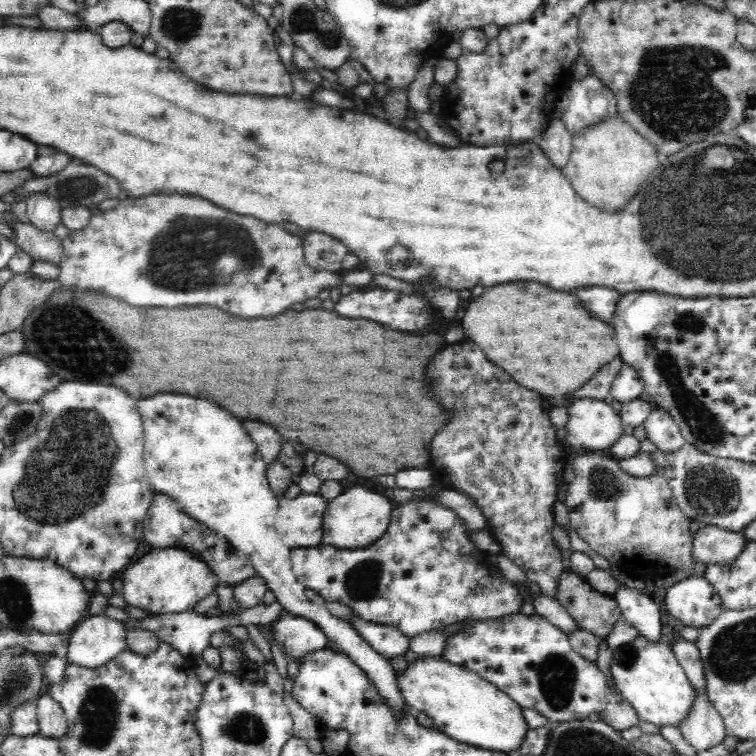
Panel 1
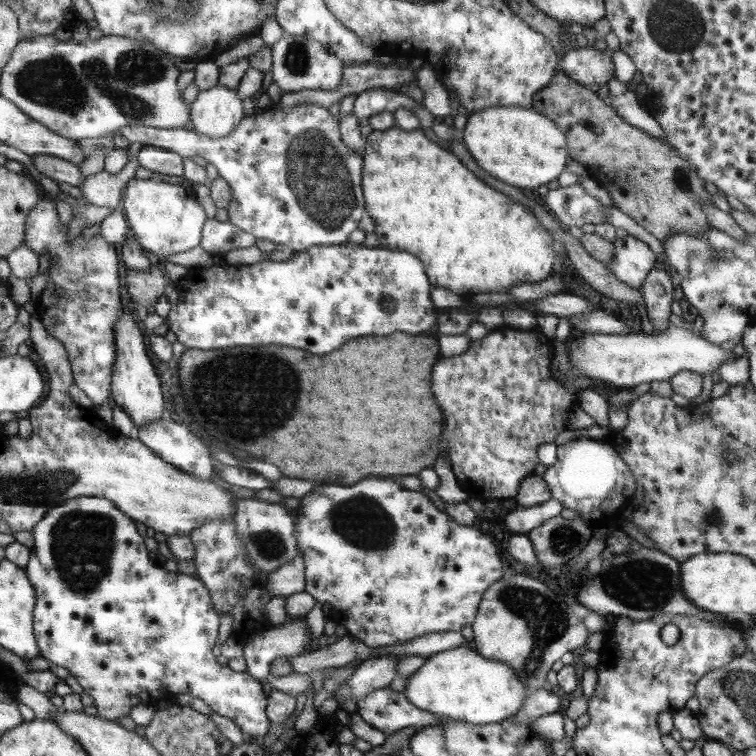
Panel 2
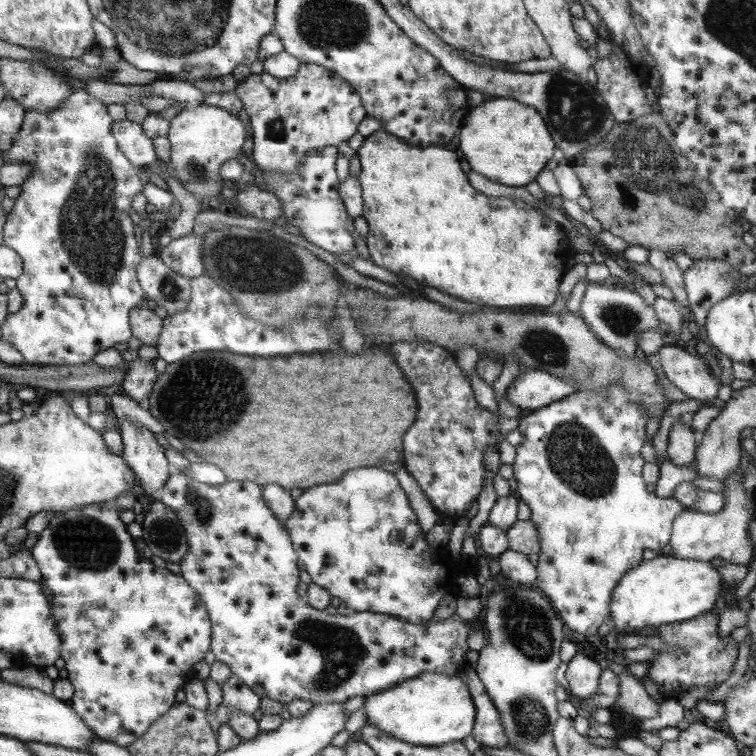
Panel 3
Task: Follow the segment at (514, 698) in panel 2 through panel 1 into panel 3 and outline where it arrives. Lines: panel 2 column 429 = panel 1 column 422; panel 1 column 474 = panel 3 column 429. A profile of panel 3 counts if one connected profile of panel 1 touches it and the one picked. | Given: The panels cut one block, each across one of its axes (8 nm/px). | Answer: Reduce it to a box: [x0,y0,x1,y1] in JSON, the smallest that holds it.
[364,672,477,746]

